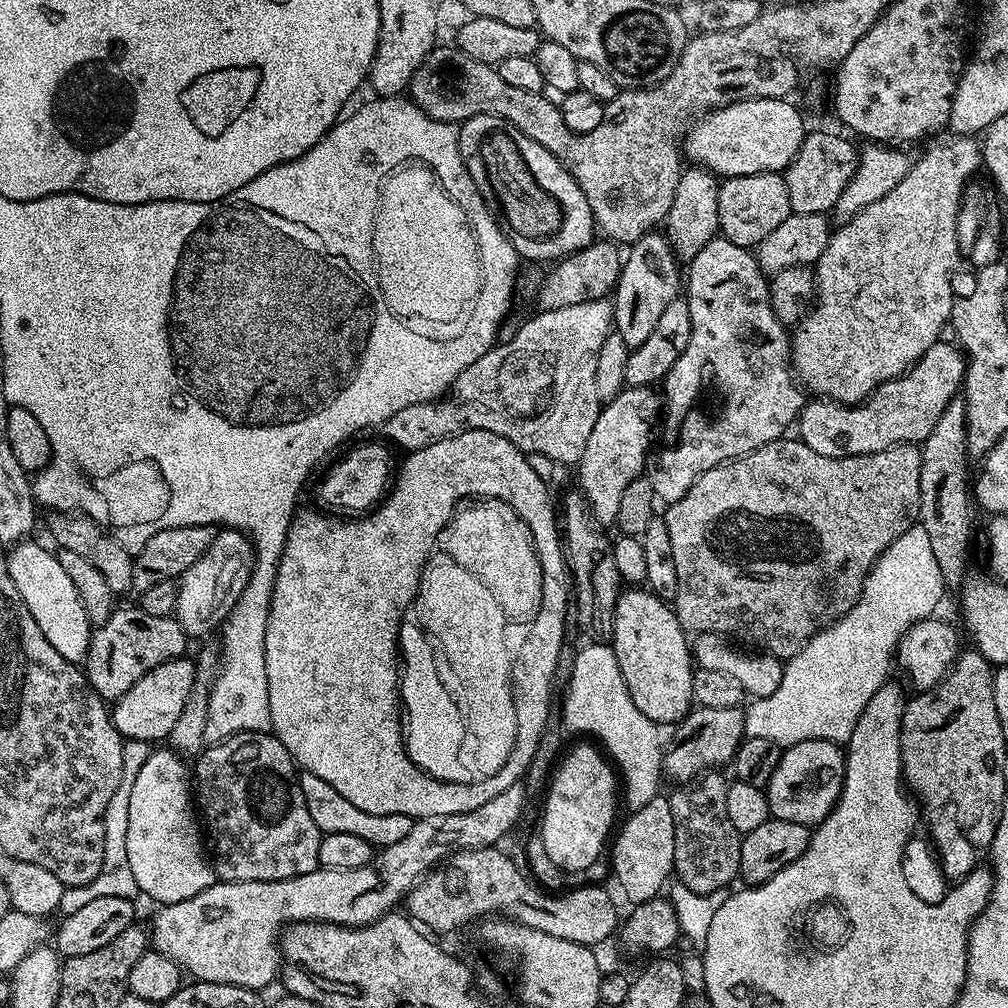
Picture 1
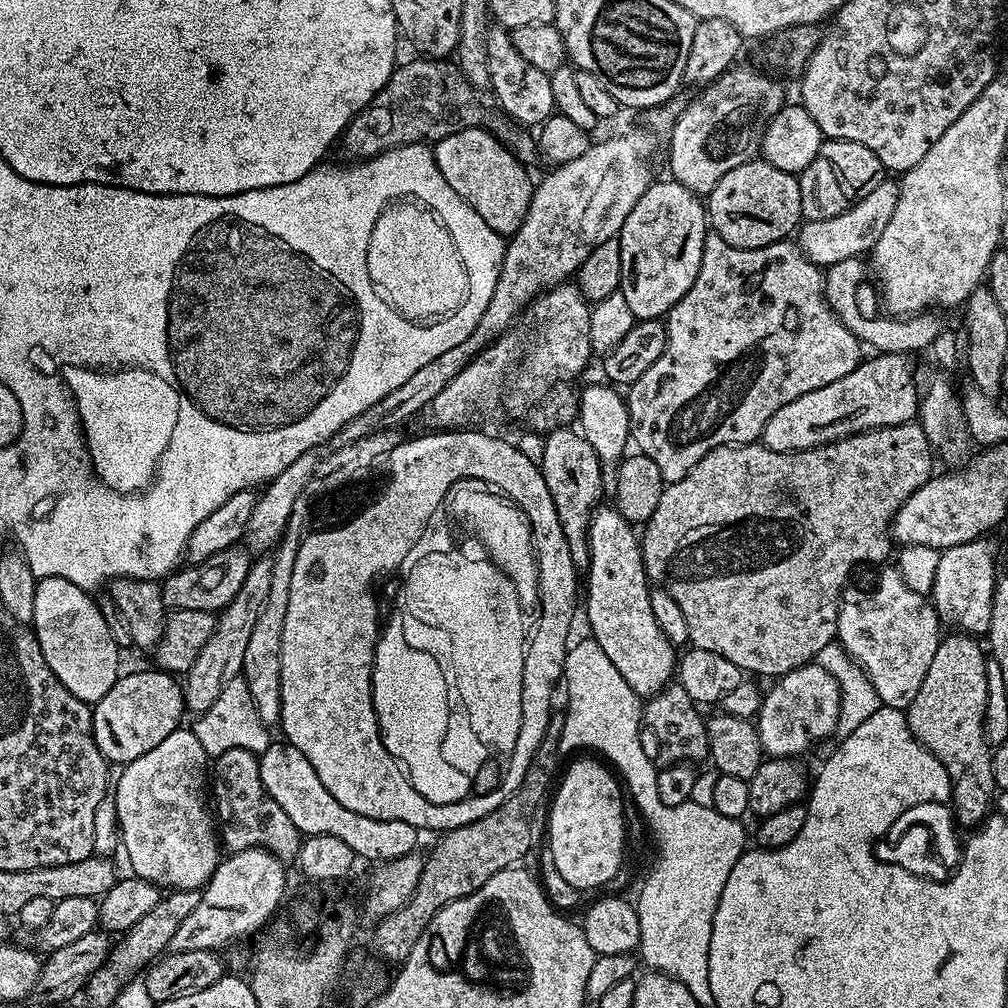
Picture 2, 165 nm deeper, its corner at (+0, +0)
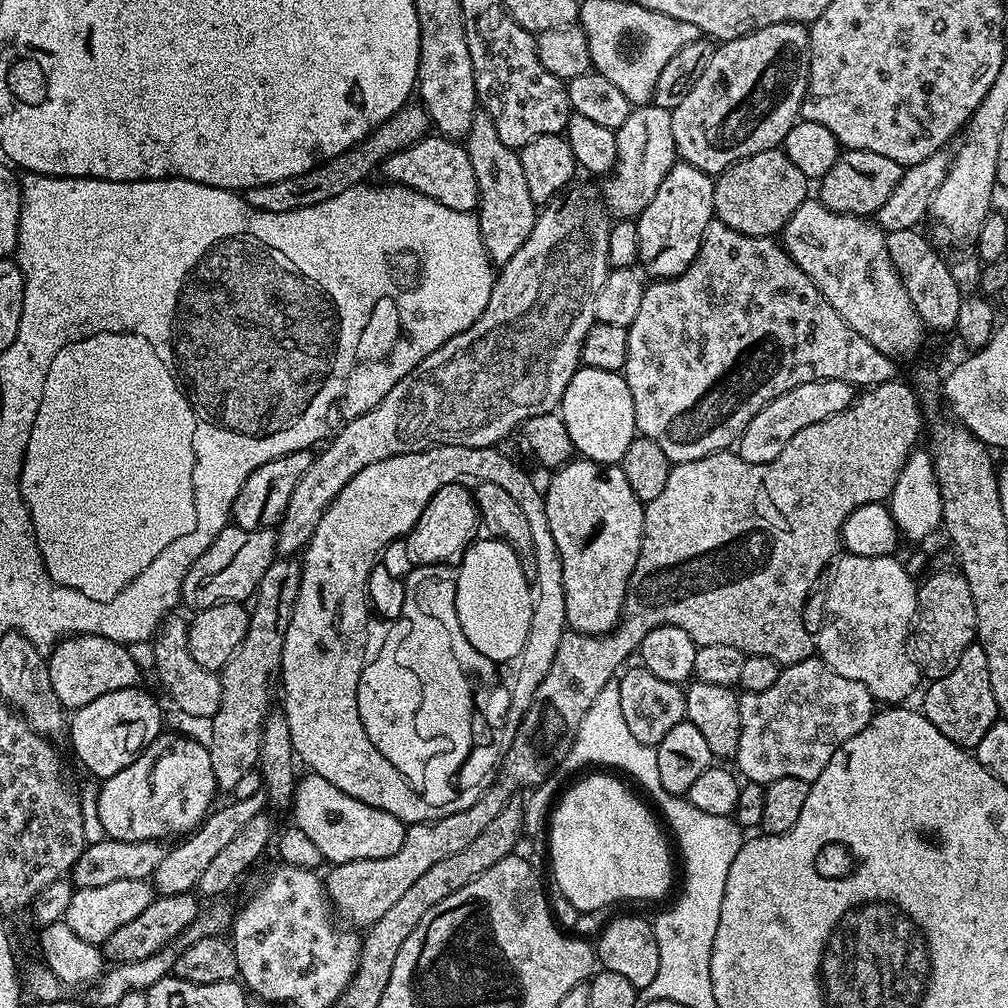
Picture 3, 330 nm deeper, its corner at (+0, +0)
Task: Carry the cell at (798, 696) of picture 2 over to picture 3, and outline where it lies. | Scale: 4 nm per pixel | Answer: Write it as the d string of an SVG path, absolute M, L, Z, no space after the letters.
M809 658L787 665L781 671L778 682L767 690L744 692L740 696L738 714L742 718L742 730L738 734L734 768L745 781L765 786L778 778L802 778L811 782L822 774L822 770L826 770L834 750L842 747L846 738L854 738L854 734L869 724L874 715L874 701L870 690L866 690L862 682L842 678L842 674L830 670L823 660Z

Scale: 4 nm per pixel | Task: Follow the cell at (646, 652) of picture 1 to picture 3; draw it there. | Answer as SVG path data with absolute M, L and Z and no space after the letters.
M573 458L562 467L551 473L552 481L548 488L543 489L544 505L546 506L546 522L550 522L550 534L554 534L554 542L558 546L558 554L562 558L562 586L566 590L566 618L568 628L573 632L585 632L588 636L602 636L612 631L620 622L622 606L626 598L626 590L630 582L630 574L638 562L638 550L644 533L644 509L645 505L630 490L630 482L626 482L626 474L615 464L596 464L593 460Z

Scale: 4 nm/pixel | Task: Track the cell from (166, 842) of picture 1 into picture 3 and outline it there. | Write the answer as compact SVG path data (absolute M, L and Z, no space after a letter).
M165 731L156 737L149 748L145 748L136 761L126 770L118 770L109 780L99 785L96 801L98 818L102 818L104 834L110 840L142 842L143 840L167 841L167 836L183 837L191 834L204 823L205 816L213 807L212 799L218 796L214 766L210 766L210 754L207 747L179 735L175 731Z

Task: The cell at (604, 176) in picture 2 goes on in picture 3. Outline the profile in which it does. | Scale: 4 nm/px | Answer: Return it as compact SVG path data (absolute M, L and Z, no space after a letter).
M651 102L641 104L633 107L631 114L626 118L626 122L622 122L622 126L615 129L615 134L618 142L618 158L615 168L603 181L605 184L602 204L613 217L636 218L639 217L642 210L646 210L646 206L650 206L654 194L658 194L658 186L662 186L662 178L666 178L666 174L678 163L676 147L674 146L672 113L669 109Z

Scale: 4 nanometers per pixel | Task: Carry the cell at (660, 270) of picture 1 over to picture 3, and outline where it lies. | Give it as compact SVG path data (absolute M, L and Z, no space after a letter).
M683 162L670 169L666 178L662 178L662 186L658 186L658 194L654 194L650 206L646 206L636 220L638 264L645 277L652 276L648 278L653 281L673 280L694 262L708 223L714 218L713 202L714 180L709 173Z

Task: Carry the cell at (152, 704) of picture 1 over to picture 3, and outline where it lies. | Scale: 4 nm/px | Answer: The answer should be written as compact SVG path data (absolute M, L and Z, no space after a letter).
M143 687L123 688L114 690L110 694L102 694L102 698L94 698L86 706L75 709L70 716L70 732L72 728L72 748L80 759L80 764L92 776L100 776L101 781L109 780L118 770L126 770L136 761L136 757L149 748L156 737L162 732L162 712L160 704L148 692L143 692Z

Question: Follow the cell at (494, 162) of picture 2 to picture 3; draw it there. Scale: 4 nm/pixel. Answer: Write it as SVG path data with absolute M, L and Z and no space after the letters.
M429 134L417 144L412 144L406 150L395 152L393 156L386 158L382 165L383 172L385 181L404 184L408 188L418 190L434 198L434 202L450 206L450 210L472 212L480 198L467 147L459 140L449 140L448 137L439 134Z

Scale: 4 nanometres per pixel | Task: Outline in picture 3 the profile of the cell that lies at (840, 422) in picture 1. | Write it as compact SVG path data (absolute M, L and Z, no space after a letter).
M815 380L802 382L802 386L794 386L794 390L786 390L786 394L778 394L774 402L762 406L754 418L742 430L738 441L738 454L746 462L765 464L774 462L782 450L786 450L786 442L798 434L806 426L814 426L814 422L822 422L852 405L858 395L857 389L841 380Z

